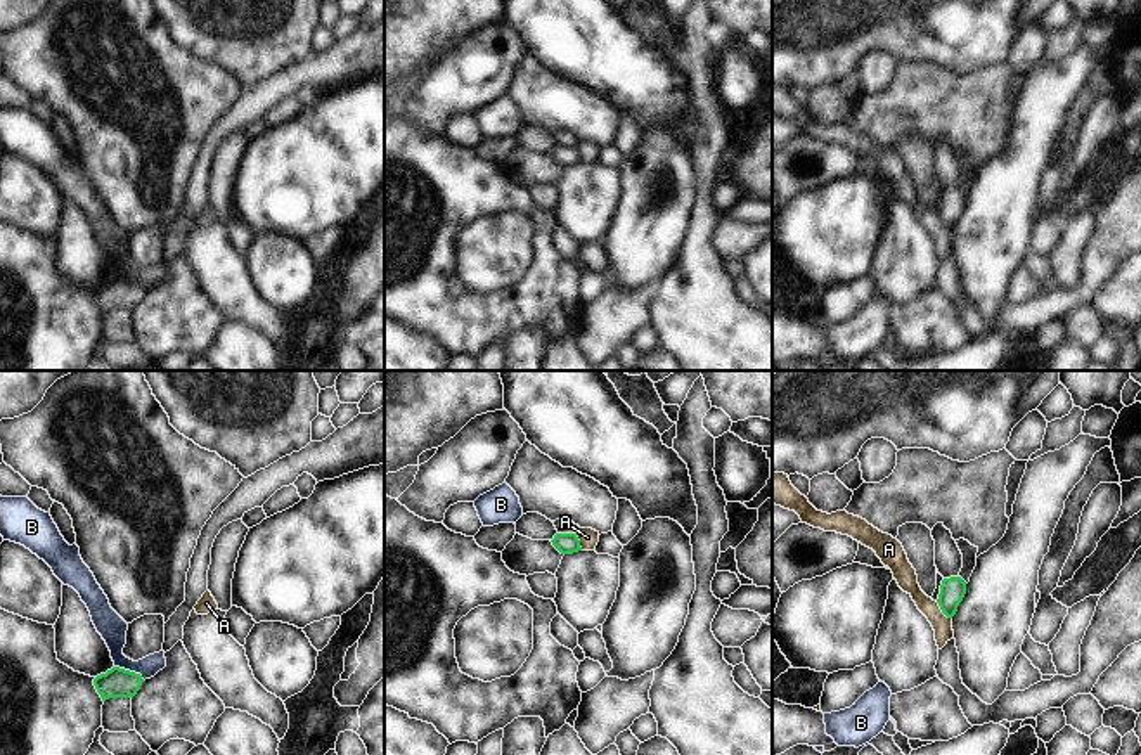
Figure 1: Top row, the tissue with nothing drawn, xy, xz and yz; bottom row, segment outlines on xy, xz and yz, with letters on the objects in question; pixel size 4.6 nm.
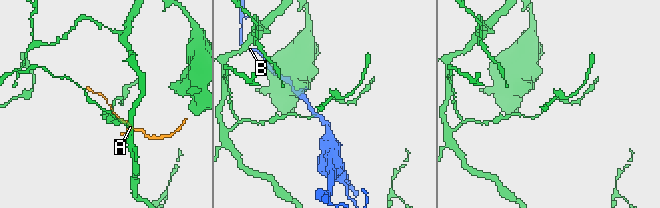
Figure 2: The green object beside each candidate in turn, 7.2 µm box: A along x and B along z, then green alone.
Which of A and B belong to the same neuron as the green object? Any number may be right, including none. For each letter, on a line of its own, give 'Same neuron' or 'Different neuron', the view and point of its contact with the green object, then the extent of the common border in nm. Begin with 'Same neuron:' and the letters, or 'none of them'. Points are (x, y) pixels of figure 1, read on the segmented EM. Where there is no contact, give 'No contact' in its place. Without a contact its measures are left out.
Same neuron: none of them
A: Different neuron. Touches green at yz (942, 612). Shared border 120 nm
B: Different neuron. Touches green at xy (128, 671). Shared border 160 nm

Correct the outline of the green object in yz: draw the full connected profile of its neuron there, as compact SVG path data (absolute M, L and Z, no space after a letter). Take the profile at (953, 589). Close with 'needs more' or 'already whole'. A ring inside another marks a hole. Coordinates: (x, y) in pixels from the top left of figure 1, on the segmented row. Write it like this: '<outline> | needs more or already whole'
M961 577L944 578L938 594L938 606L947 618L952 618L966 594L966 582Z | already whole

